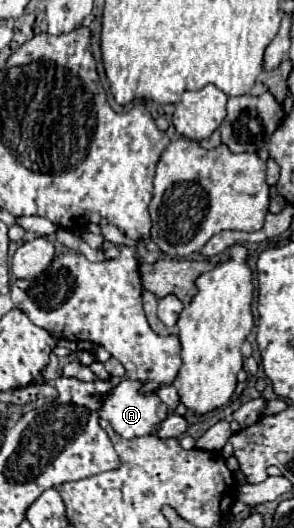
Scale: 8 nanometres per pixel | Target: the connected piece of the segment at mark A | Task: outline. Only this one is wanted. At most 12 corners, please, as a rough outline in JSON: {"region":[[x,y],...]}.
{"region":[[120,382],[100,416],[128,440],[152,434],[168,416],[140,382]]}

